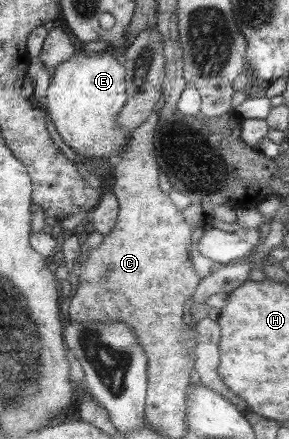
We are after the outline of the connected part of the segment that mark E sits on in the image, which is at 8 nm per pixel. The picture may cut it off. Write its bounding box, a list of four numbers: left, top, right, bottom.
[44,52,129,161]

